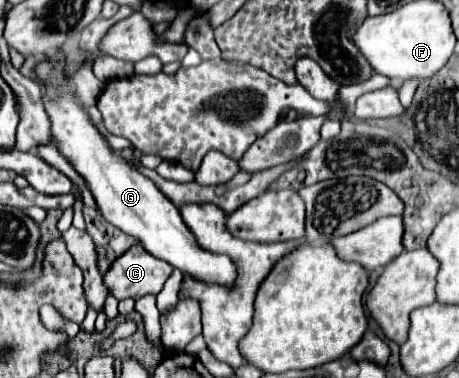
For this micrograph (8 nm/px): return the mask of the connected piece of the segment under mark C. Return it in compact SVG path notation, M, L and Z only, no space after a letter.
M140 244L118 256L102 274L102 280L116 300L138 300L146 294L158 294L172 266L148 254Z

